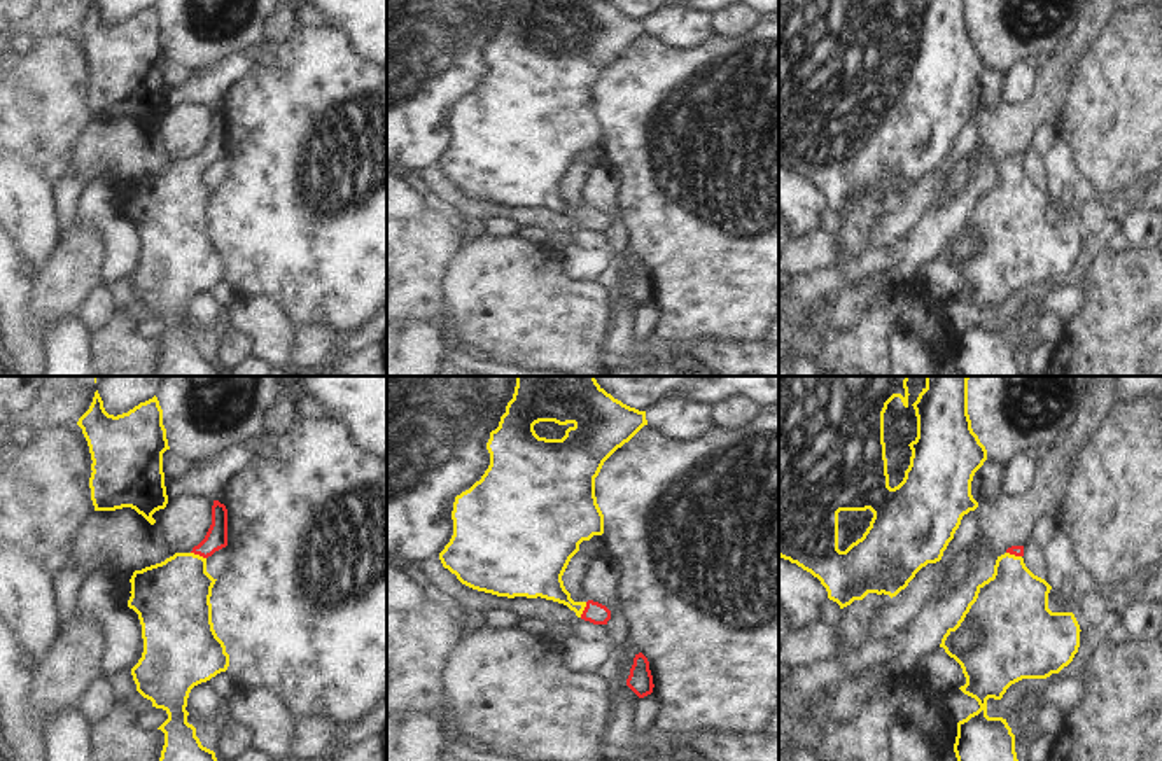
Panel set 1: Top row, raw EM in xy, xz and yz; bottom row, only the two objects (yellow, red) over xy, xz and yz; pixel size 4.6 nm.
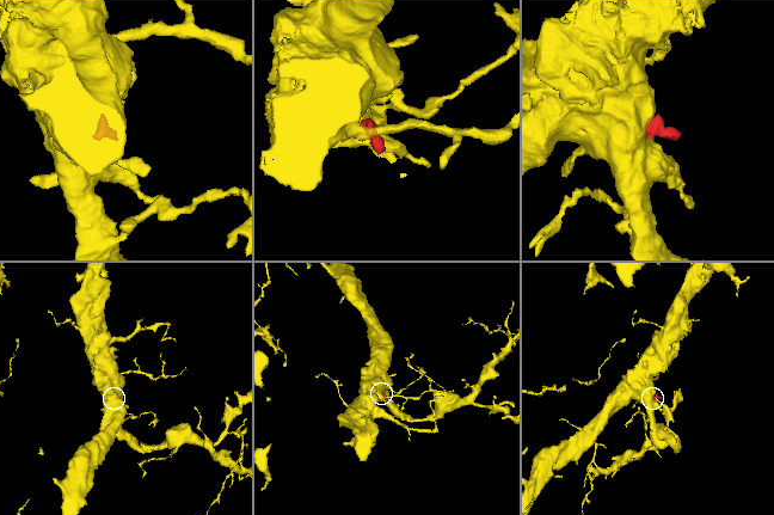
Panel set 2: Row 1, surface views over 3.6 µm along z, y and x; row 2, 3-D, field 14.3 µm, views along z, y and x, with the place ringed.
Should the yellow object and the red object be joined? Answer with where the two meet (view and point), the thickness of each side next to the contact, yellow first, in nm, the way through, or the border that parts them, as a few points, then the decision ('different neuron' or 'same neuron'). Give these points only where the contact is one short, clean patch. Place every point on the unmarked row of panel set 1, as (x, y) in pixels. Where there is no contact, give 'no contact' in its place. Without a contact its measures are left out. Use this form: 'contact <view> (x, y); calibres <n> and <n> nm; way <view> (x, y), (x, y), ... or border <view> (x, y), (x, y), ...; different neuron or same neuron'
contact xy (198, 163); calibres 360 and 100 nm; way xy (172, 207), (198, 163), (216, 146); same neuron

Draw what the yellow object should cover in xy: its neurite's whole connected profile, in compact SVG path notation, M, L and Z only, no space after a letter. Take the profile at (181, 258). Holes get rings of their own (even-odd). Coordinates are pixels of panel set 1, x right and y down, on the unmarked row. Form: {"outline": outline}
{"outline": "M219 108L212 114L212 133L205 147L192 156L191 161L175 161L161 171L135 178L131 191L131 205L128 215L138 222L142 233L144 261L131 276L136 299L152 310L152 315L163 317L168 327L158 336L164 341L164 353L156 376L220 376L215 360L203 355L196 345L196 336L187 331L187 306L194 294L210 289L229 275L229 262L224 250L217 245L212 231L212 196L217 187L206 180L206 166L228 154L228 117Z"}

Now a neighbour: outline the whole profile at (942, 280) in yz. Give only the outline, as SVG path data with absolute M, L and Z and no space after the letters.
M943 255L922 262L915 280L919 280L938 301L966 292L961 273L950 266Z

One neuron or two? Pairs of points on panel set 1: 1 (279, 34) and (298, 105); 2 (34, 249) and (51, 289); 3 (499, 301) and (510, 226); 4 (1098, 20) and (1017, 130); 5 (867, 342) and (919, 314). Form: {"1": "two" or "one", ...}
{"1": "two", "2": "two", "3": "two", "4": "one", "5": "one"}

